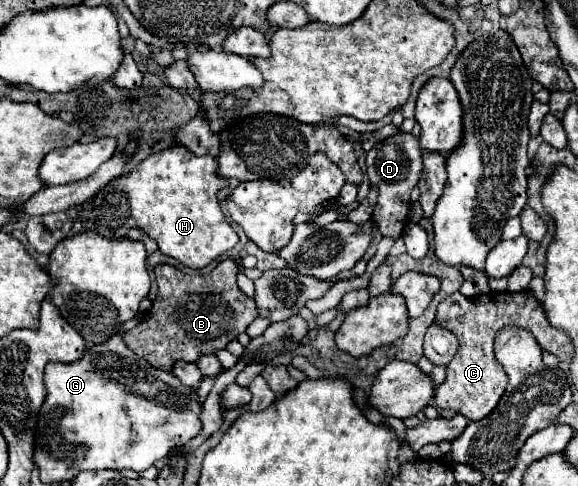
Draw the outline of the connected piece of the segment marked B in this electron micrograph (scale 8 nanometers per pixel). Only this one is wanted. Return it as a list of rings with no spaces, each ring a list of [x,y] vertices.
[[[233,259],[221,261],[211,273],[207,275],[185,275],[181,269],[171,265],[157,265],[155,267],[155,279],[157,279],[157,297],[153,301],[153,307],[149,315],[131,331],[123,331],[125,345],[135,351],[141,359],[151,363],[155,369],[171,371],[173,363],[177,361],[197,361],[201,355],[215,353],[219,349],[225,349],[229,341],[233,341],[239,333],[247,329],[247,325],[259,315],[255,301],[245,297],[241,289],[237,287],[237,275],[239,265]]]

